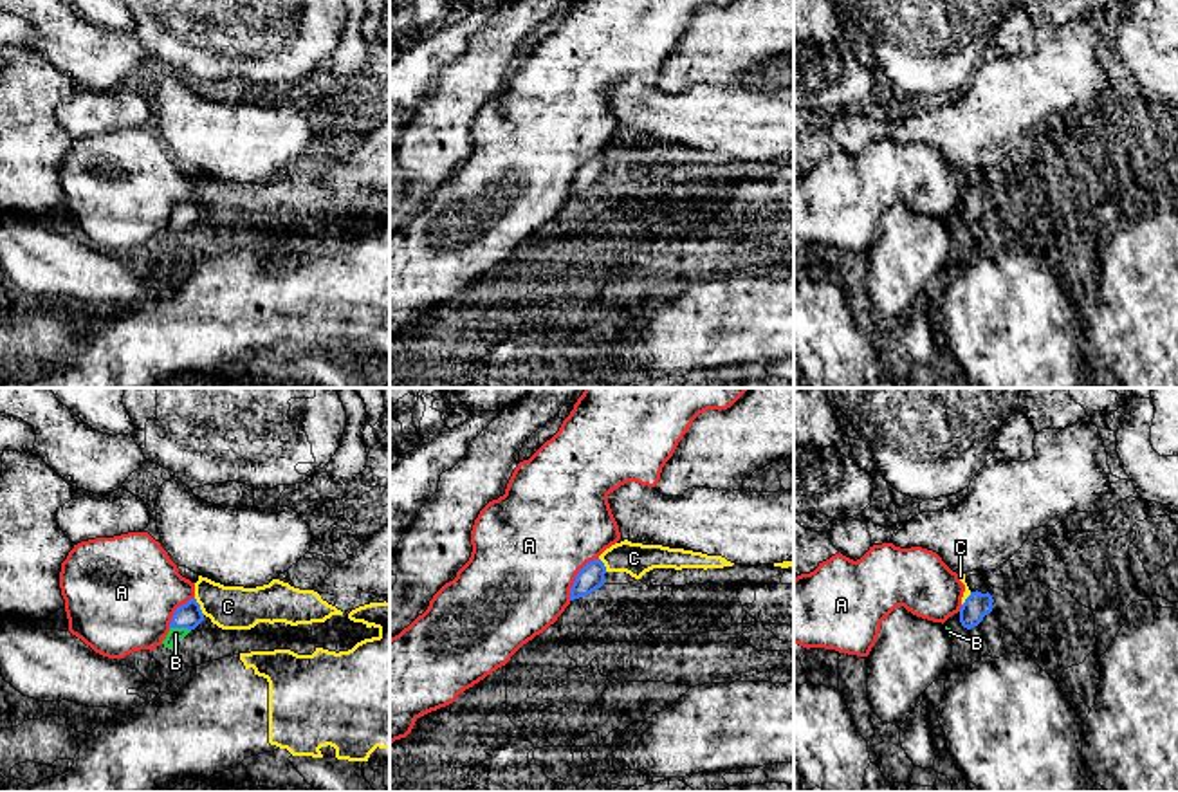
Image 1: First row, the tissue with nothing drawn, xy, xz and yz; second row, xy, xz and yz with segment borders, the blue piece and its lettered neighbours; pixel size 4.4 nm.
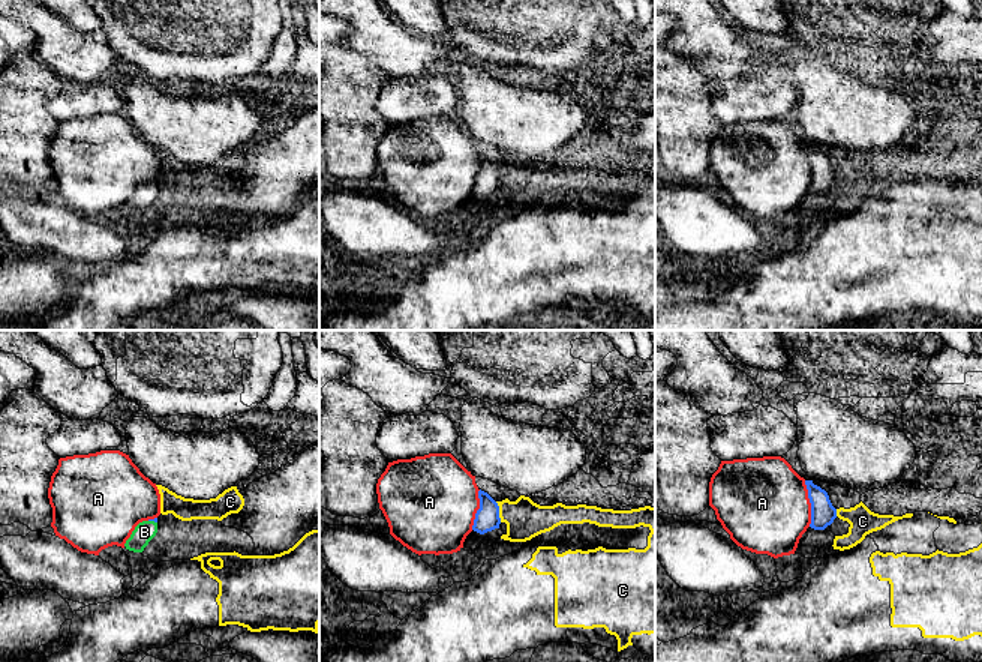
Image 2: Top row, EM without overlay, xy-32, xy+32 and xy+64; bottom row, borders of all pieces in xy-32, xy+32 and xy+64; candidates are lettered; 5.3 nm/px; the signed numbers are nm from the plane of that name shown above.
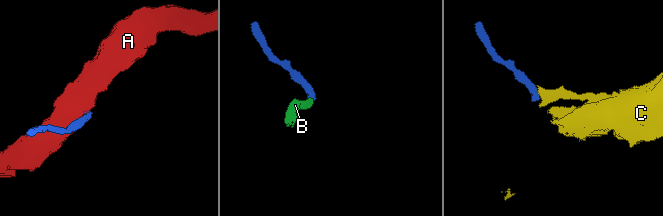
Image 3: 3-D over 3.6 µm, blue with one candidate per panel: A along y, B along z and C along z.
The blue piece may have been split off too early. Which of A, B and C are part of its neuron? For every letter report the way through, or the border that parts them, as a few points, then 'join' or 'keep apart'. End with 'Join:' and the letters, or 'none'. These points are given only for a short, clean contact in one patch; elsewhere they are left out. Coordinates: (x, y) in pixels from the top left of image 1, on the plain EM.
A: keep apart
B: across xy (188, 211), (181, 222), (175, 230) | join
C: along xy (193, 193), (204, 210) | keep apart
Join: B

